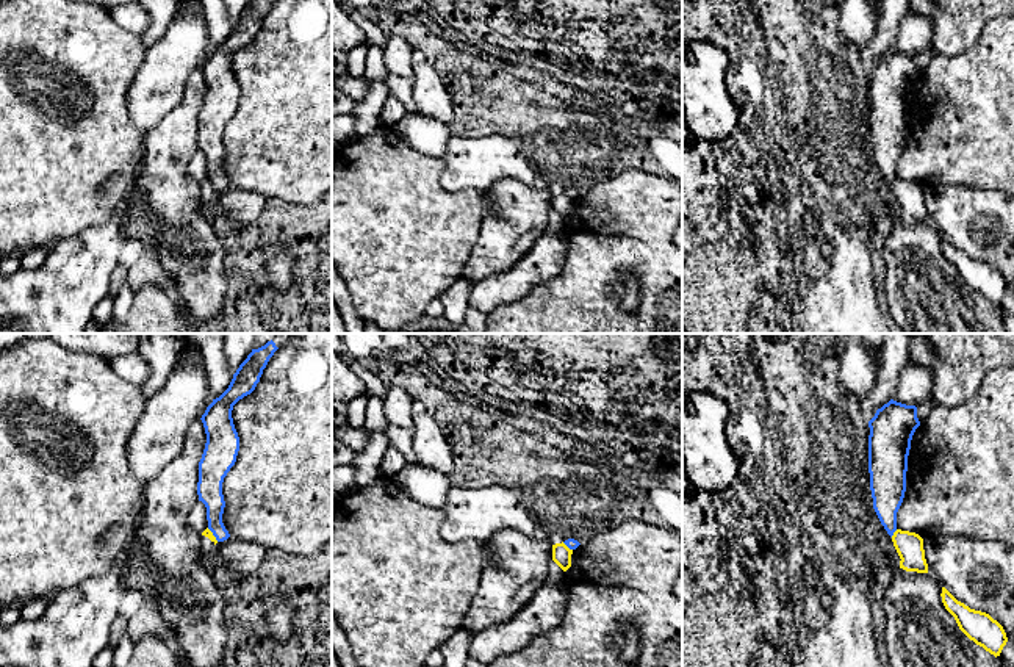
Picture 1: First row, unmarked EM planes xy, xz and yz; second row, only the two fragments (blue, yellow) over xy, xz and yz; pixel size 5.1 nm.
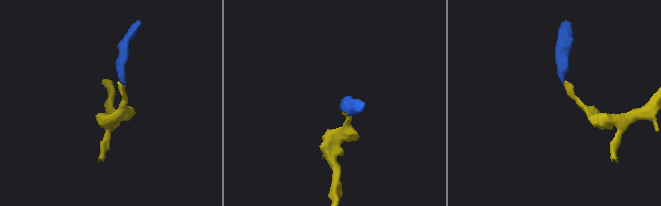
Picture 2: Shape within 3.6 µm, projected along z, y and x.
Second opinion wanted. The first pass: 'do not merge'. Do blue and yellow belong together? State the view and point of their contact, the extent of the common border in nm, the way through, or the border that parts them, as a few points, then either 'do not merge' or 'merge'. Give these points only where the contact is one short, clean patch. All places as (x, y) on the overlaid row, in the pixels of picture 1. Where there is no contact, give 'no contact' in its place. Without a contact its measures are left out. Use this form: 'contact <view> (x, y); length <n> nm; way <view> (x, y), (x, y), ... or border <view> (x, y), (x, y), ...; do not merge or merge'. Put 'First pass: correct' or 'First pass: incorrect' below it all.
contact yz (894, 531); length 50 nm; border yz (897, 529), (891, 536); do not merge
First pass: correct

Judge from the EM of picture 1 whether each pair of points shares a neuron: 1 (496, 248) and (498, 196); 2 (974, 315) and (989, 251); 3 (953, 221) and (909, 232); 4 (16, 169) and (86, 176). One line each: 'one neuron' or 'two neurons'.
1: one neuron
2: two neurons
3: two neurons
4: one neuron

